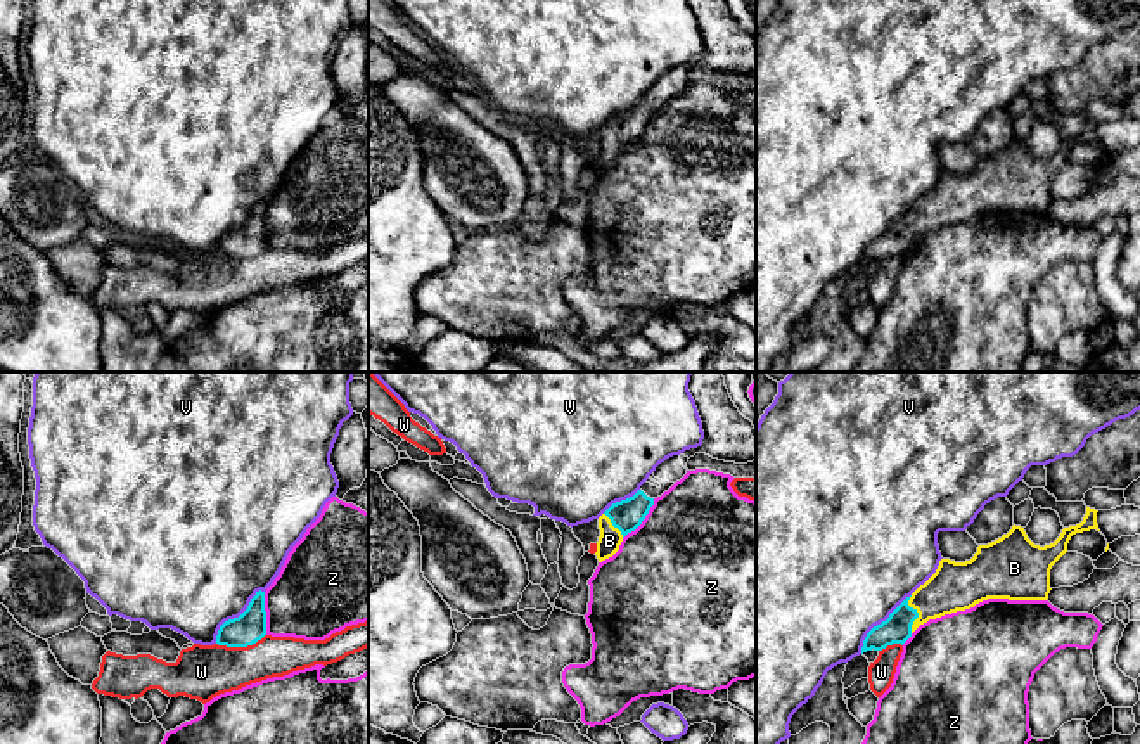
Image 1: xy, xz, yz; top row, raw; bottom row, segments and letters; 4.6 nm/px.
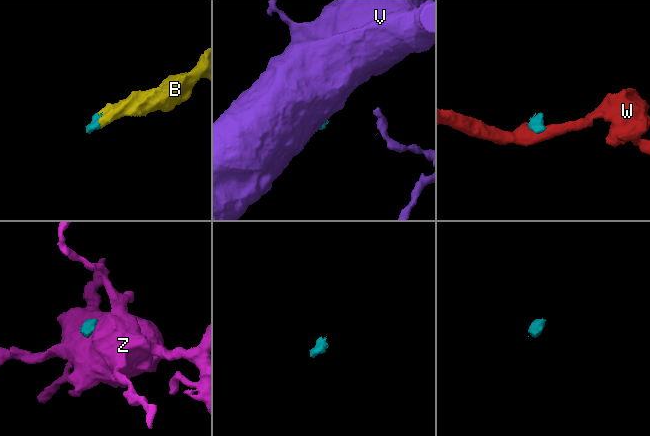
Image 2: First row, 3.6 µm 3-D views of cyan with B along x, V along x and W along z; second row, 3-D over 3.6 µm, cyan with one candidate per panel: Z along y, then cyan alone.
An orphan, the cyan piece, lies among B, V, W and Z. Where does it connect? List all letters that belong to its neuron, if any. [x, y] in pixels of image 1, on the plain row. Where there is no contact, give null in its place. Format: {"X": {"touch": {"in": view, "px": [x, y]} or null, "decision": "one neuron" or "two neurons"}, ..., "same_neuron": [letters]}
{"B": {"touch": {"in": "yz", "px": [917, 227]}, "decision": "one neuron"}, "V": {"touch": {"in": "xy", "px": [236, 230]}, "decision": "two neurons"}, "W": {"touch": {"in": "xy", "px": [241, 258]}, "decision": "two neurons"}, "Z": {"touch": {"in": "xz", "px": [644, 130]}, "decision": "two neurons"}, "same_neuron": ["B"]}

